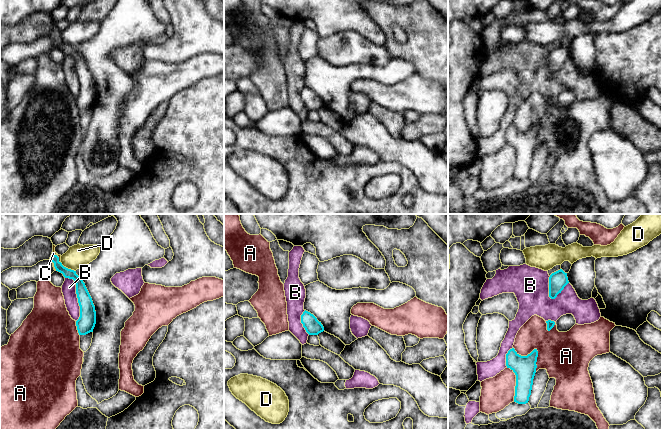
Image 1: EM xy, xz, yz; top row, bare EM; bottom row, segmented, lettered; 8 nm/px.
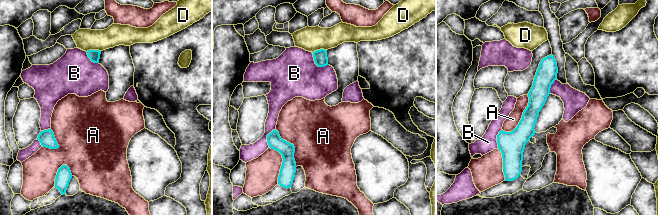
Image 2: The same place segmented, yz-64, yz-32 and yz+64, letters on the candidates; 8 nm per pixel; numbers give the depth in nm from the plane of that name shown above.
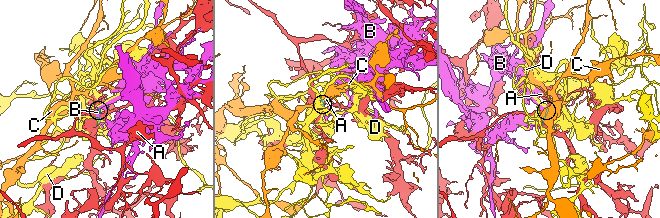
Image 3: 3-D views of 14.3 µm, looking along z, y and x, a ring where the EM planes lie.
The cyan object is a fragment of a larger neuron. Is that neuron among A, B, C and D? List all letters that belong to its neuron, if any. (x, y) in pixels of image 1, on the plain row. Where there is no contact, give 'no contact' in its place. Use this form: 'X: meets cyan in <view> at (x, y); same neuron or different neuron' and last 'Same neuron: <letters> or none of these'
A: meets cyan in yz at (535, 125); different neuron
B: meets cyan in xy at (77, 73); different neuron
C: meets cyan in xy at (57, 32); same neuron
D: meets cyan in xy at (67, 44); different neuron
Same neuron: C

